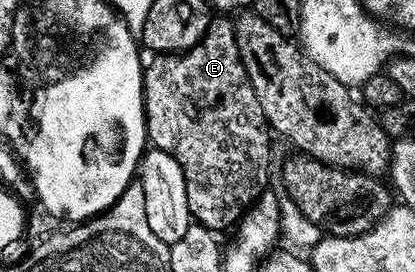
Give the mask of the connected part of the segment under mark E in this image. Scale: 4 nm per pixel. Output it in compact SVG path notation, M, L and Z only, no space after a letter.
M217 16L209 20L206 35L194 48L185 49L183 53L156 55L151 59L153 61L149 65L147 62L142 69L147 140L178 161L185 176L188 209L199 224L213 231L227 225L235 226L260 194L269 188L268 168L272 165L268 120L264 118L258 95L254 95L254 87L250 87L246 67L242 67L235 24L227 16Z

